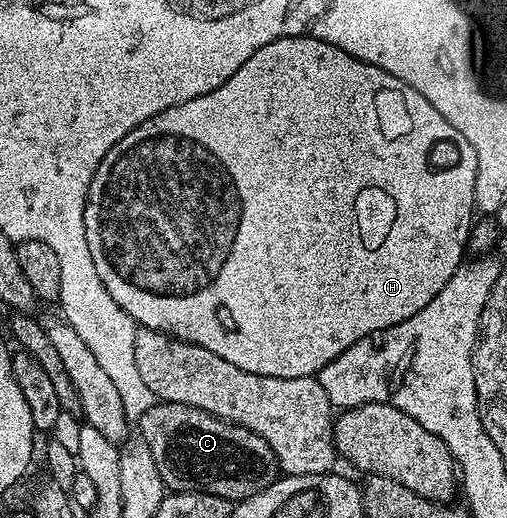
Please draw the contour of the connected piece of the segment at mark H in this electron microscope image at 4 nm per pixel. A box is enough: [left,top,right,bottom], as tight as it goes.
[84,35,477,378]

